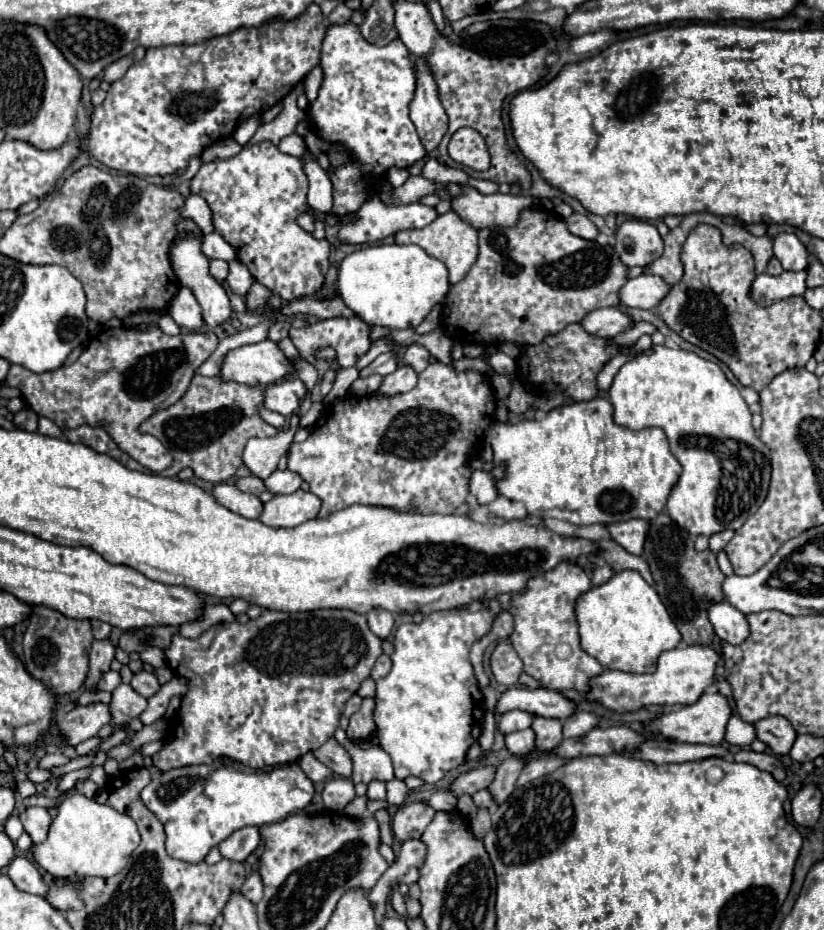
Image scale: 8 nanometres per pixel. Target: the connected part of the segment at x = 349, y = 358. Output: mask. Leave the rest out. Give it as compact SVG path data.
M352 316L352 318L330 318L330 320L320 320L320 322L314 322L306 328L292 328L290 330L290 340L294 342L294 346L298 348L300 356L306 360L306 362L314 362L316 360L316 350L320 348L334 348L336 354L338 354L338 360L340 360L340 366L342 368L350 368L358 362L360 356L364 356L368 350L370 350L370 326L364 324L360 318Z

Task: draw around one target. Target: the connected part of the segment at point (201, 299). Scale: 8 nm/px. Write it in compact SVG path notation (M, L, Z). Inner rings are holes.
M184 236L180 240L174 242L172 246L172 252L170 252L170 260L172 260L172 266L174 266L174 272L180 280L182 286L190 288L190 292L194 294L194 298L198 300L198 304L202 306L202 314L204 314L204 322L214 328L218 324L224 324L230 316L232 316L232 306L230 306L230 300L228 300L228 294L226 290L222 288L222 284L210 274L208 270L208 264L210 260L202 254L202 242L200 238L192 238L192 236Z

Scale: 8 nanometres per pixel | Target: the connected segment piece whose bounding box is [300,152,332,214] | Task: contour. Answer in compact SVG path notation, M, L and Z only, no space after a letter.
M304 154L300 158L304 162L304 172L308 176L310 188L308 188L308 206L328 214L332 208L332 192L328 190L328 176L326 172L320 168L320 164L316 162L314 154Z

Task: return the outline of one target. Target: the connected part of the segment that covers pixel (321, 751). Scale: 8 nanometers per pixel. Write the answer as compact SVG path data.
M330 738L318 750L314 750L314 756L322 764L326 764L334 774L338 774L342 778L350 778L352 776L352 760L350 760L350 754L334 738Z

